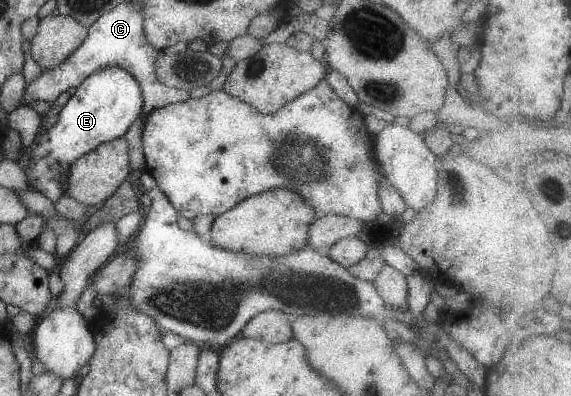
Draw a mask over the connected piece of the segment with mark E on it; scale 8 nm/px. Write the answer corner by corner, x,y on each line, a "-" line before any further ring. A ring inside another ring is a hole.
107,66
99,71
94,71
75,88
75,93
69,96
67,103
59,106
57,117
50,127
41,128
25,152
19,150
20,157
16,163
24,171
33,189
54,204
63,195
60,183
66,179
71,163
90,149
97,147
101,142
123,136
129,129
129,125
139,117
144,101
145,97
141,93
137,80
122,67

